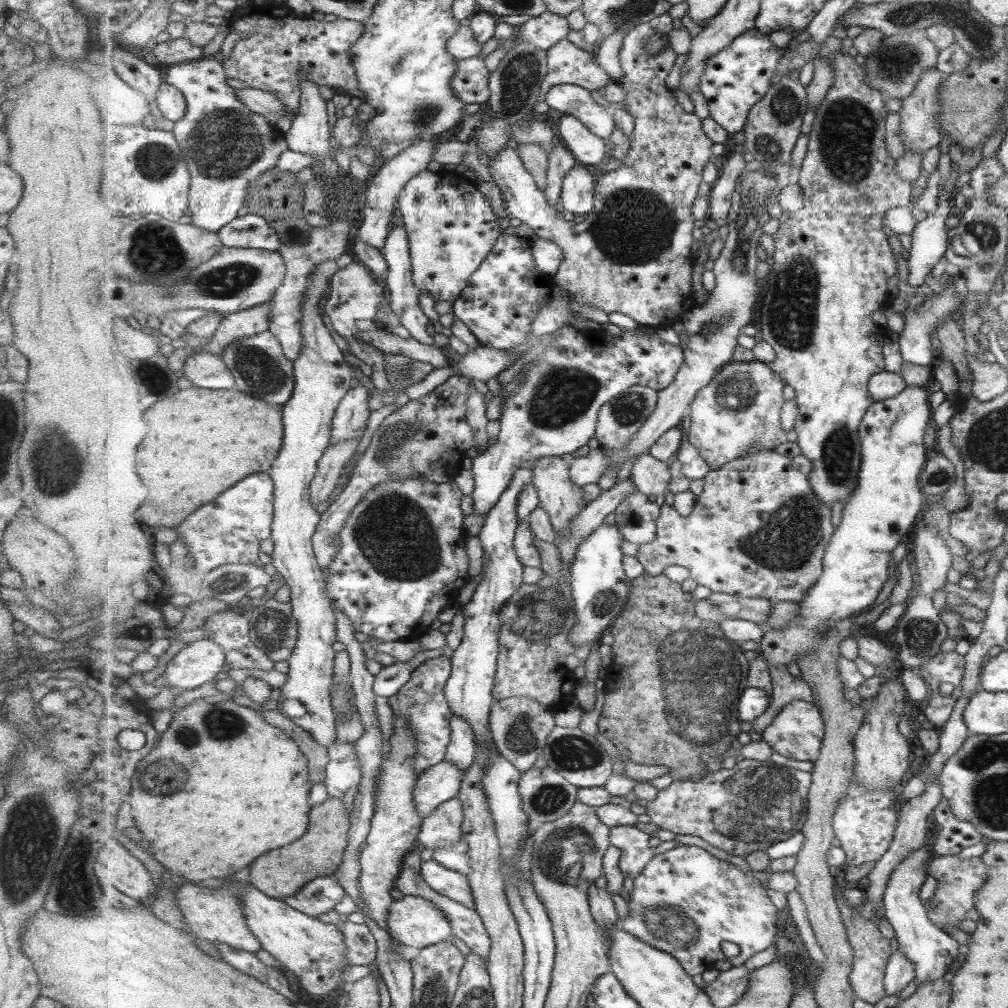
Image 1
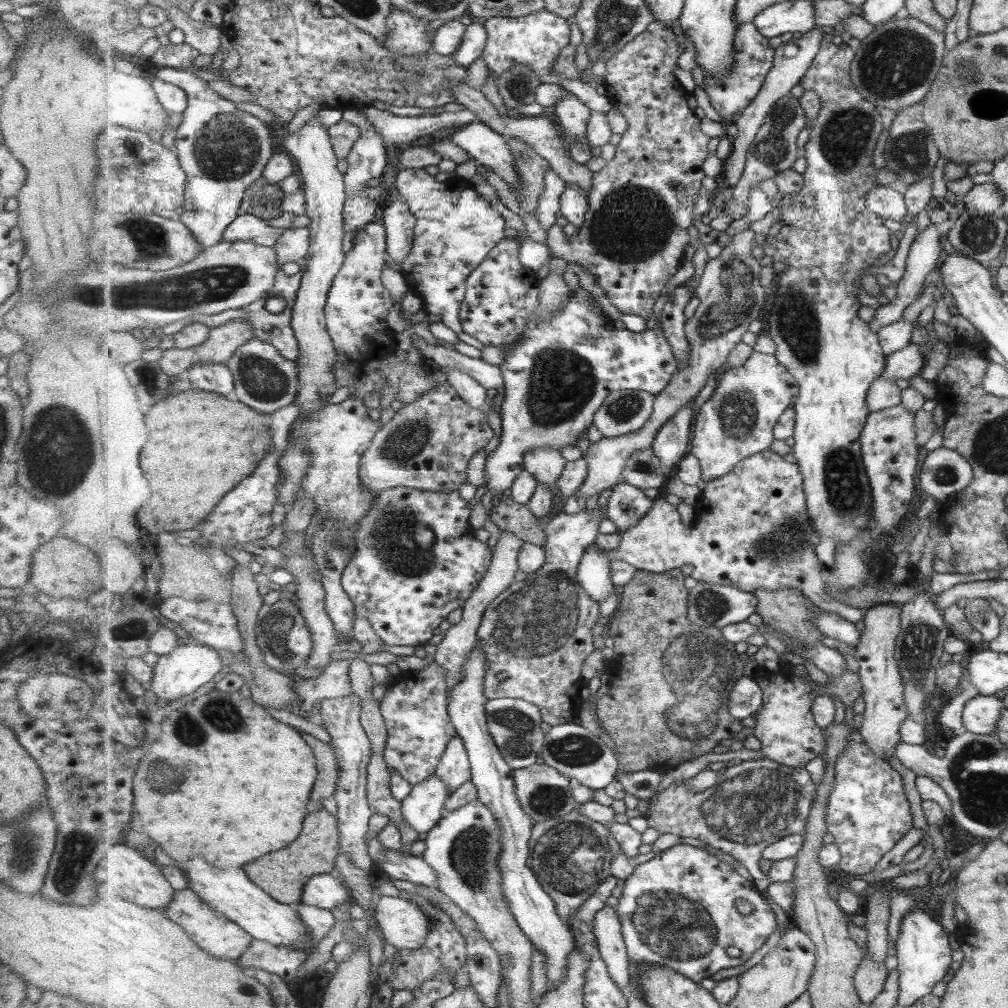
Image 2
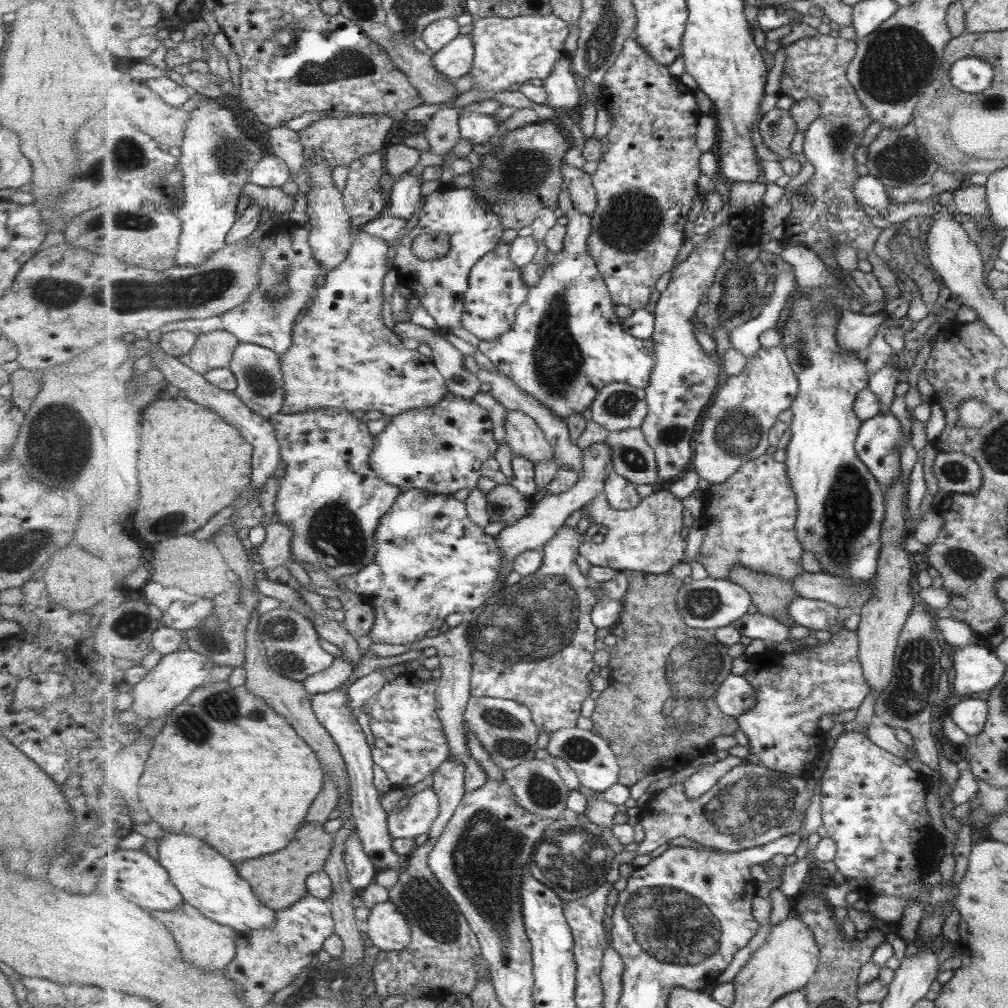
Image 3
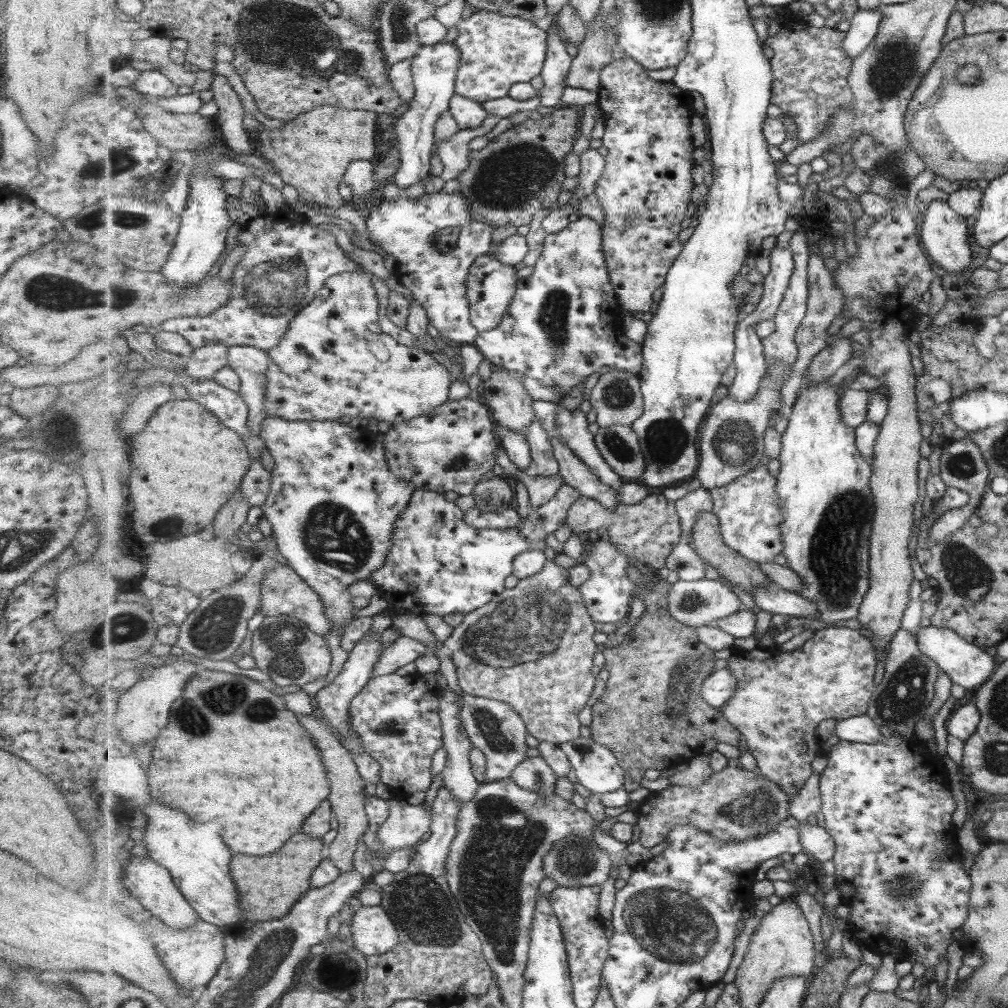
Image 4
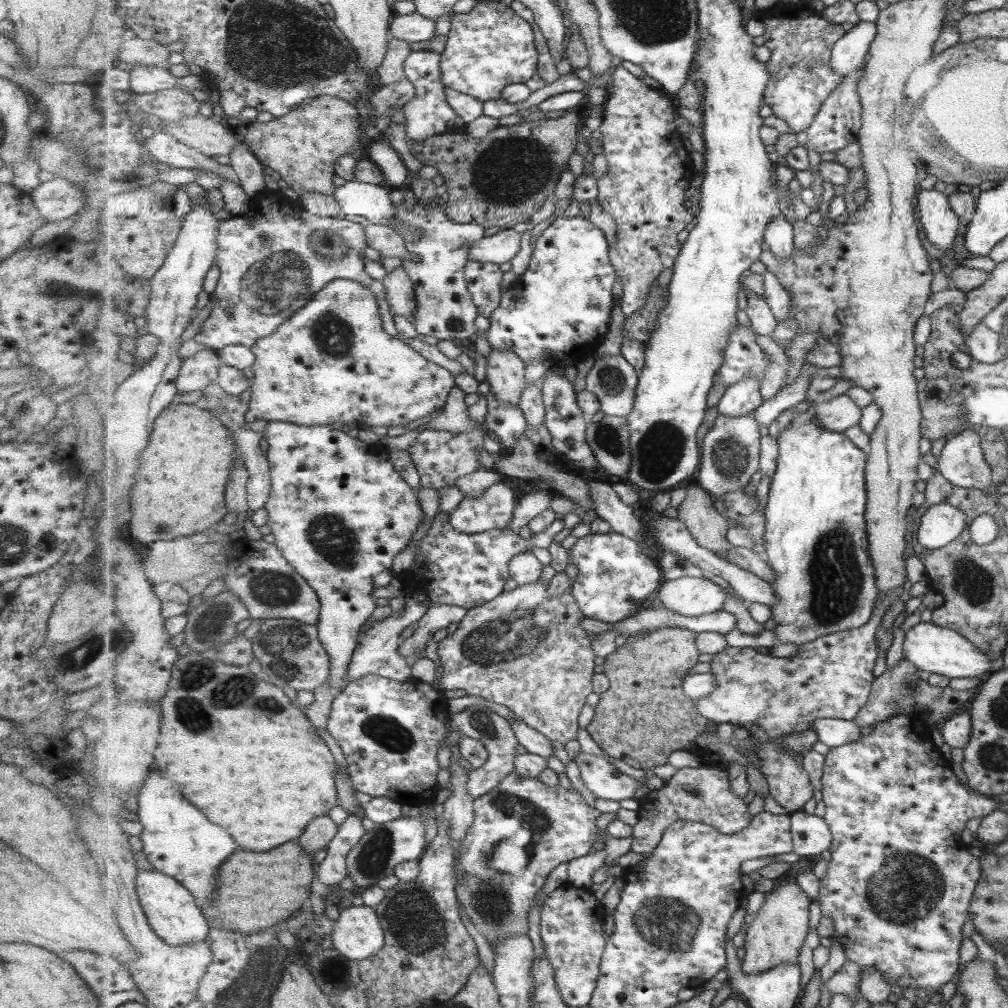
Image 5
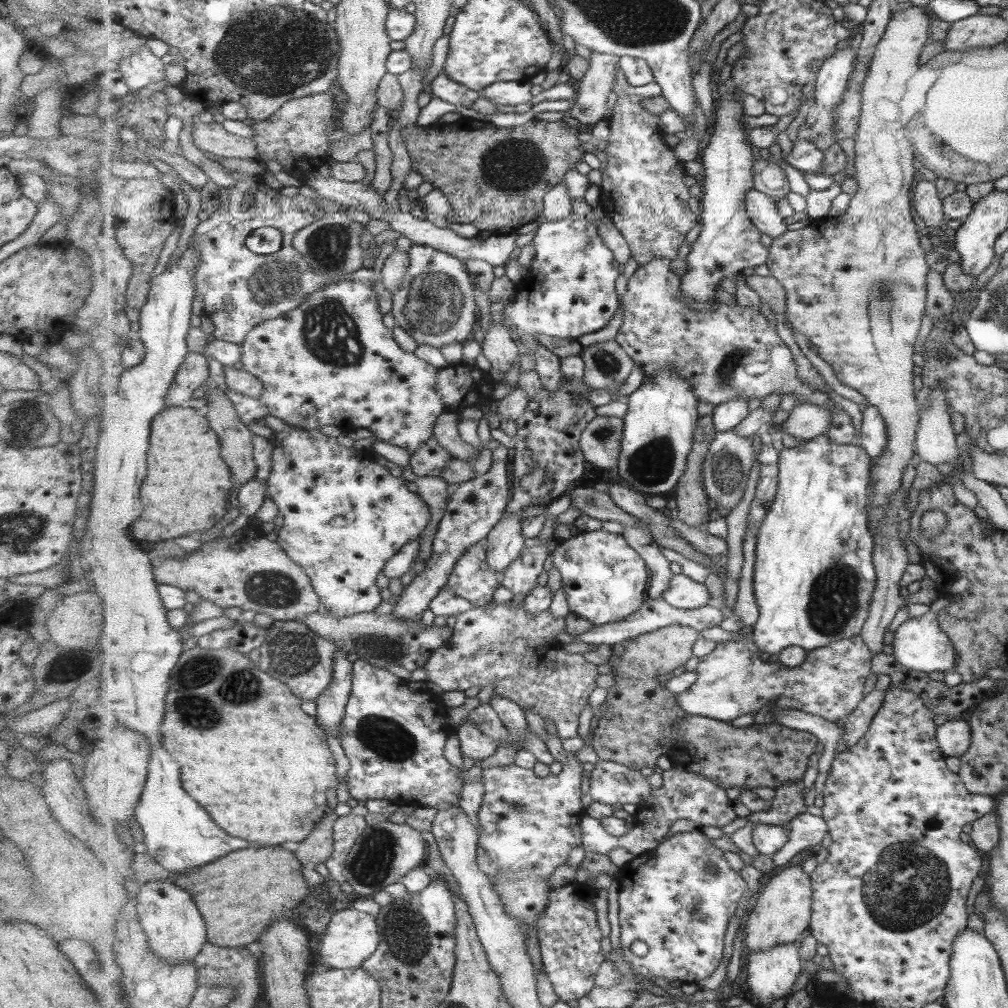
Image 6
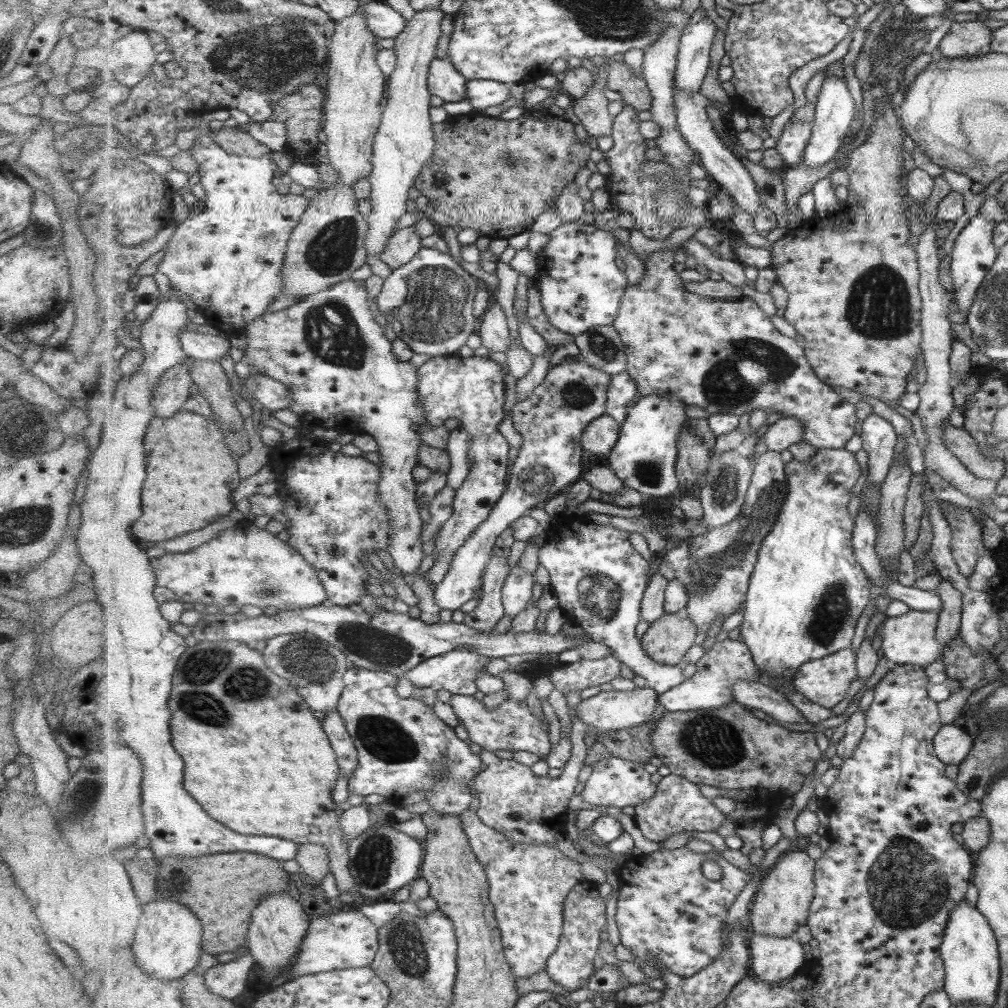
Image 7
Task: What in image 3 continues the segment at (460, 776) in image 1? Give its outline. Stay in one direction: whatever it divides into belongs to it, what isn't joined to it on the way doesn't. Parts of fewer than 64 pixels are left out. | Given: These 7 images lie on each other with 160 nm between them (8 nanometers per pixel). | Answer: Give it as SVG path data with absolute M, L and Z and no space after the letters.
M426 787L406 800L398 809L388 815L388 827L393 839L414 839L421 834L429 834L433 823L440 815L440 798L435 789Z

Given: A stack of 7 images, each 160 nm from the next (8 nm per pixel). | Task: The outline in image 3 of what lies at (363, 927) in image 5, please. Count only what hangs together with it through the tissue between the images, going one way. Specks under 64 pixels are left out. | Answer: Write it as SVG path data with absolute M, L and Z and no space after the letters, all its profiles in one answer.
M391 901L377 904L370 910L364 930L375 946L387 952L405 951L415 941L405 913Z

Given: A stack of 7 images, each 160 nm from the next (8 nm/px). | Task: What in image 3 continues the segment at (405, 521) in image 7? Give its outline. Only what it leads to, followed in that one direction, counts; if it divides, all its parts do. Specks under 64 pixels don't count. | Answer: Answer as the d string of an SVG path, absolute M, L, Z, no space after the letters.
M360 230L356 235L354 246L351 247L349 256L337 267L335 271L332 271L325 278L324 286L319 288L316 293L316 297L311 302L311 305L307 307L308 312L303 311L303 317L299 317L296 327L294 328L294 343L290 351L281 355L283 372L285 375L285 388L287 389L286 401L284 402L282 413L283 414L297 414L305 411L314 411L318 408L344 408L347 410L379 410L383 414L388 416L397 417L402 415L403 412L407 412L413 409L430 407L437 404L441 399L445 398L447 392L450 389L447 386L445 377L439 372L439 369L435 366L432 357L427 358L417 349L409 350L403 346L402 337L389 328L386 323L384 315L384 303L383 298L383 280L385 280L385 274L389 272L391 267L388 266L387 254L389 254L390 244L383 240L383 237L379 237L377 234L373 236L368 232Z

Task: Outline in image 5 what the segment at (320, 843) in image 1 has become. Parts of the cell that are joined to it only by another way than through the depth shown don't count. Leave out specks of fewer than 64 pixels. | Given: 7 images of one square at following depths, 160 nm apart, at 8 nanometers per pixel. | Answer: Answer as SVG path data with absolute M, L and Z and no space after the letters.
M287 842L271 852L235 852L227 864L221 868L221 890L219 898L215 900L213 906L202 906L203 912L207 917L212 929L225 929L237 931L241 934L251 934L263 929L280 925L289 919L289 916L297 914L308 905L311 896L311 884L316 877L315 866L313 866L313 854L305 852L301 844L297 842Z

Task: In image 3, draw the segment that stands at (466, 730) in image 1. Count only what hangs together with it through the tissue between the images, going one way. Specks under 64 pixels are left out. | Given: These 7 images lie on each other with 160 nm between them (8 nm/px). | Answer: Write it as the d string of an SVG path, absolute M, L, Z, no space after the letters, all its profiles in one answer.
M451 759L446 761L434 772L432 787L440 798L440 815L433 823L427 842L413 851L410 865L399 874L397 883L390 888L390 901L405 913L415 941L405 951L381 950L377 964L372 966L375 992L383 1000L390 996L422 996L426 1001L443 1001L449 994L456 992L470 995L482 977L482 968L478 967L477 961L482 954L478 933L429 865L429 856L437 839L441 838L447 823L467 794L465 762Z

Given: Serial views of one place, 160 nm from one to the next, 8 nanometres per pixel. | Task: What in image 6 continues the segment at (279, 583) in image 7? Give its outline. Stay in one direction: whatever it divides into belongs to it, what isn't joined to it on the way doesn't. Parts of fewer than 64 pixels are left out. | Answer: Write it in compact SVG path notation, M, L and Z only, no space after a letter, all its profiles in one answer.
M244 526L230 537L217 536L203 543L195 552L183 554L177 558L153 557L154 573L158 584L178 586L185 592L193 590L201 598L210 600L221 609L236 606L242 611L253 610L258 614L267 614L274 622L299 621L323 607L320 596L315 592L310 576L301 568L278 543L265 537L260 529Z

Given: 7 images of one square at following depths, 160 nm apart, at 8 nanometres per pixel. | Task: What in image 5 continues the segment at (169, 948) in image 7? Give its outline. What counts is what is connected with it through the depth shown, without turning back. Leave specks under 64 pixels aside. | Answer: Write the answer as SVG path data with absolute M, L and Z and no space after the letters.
M141 869L136 883L140 904L150 920L151 926L155 928L155 932L160 937L163 937L163 940L175 946L207 940L212 928L205 913L201 910L202 906L199 906L197 899L186 885L157 869Z

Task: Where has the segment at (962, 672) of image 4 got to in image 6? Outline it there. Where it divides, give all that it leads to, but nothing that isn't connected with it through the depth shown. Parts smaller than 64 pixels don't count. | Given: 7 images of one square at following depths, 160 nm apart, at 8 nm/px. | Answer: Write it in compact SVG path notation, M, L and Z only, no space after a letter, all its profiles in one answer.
M937 597L930 606L928 612L918 618L908 618L894 633L893 656L896 660L918 672L941 672L943 674L954 670L955 656L954 646L951 645L950 638L938 628L938 612L941 612L945 606L945 600Z

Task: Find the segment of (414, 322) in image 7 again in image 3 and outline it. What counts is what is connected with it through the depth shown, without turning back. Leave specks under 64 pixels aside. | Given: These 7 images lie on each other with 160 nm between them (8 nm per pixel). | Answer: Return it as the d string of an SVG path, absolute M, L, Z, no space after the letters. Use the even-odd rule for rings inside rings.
M450 183L441 185L425 197L424 206L418 215L418 225L407 235L403 235L403 228L407 228L407 219L395 219L395 216L387 214L376 222L365 222L361 230L373 236L377 234L383 237L390 246L399 244L394 258L398 284L407 286L419 298L419 304L435 320L437 331L457 335L478 347L482 340L469 332L462 321L466 294L470 290L470 275L479 260L494 251L502 241L506 225L502 223L497 213L479 200L473 188L470 186L458 188ZM440 232L446 232L452 238L450 251L443 258L421 260L413 254L414 240L418 236Z

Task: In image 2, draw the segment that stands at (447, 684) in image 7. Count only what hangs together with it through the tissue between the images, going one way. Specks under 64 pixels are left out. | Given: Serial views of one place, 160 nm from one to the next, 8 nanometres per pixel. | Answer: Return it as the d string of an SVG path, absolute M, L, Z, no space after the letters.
M597 507L594 509L585 509L583 512L578 512L577 514L567 514L567 513L559 513L557 516L553 517L551 520L549 520L545 524L545 532L547 533L547 540L545 543L545 546L543 548L546 550L546 563L543 568L540 568L536 573L528 575L528 579L521 581L519 583L513 582L513 584L505 590L505 592L502 592L490 605L489 608L487 608L487 611L484 613L483 621L481 624L481 627L478 631L478 638L481 641L481 644L483 644L483 647L481 647L481 652L487 656L487 677L486 677L486 688L485 693L486 696L489 697L491 700L494 698L521 698L523 700L526 700L527 702L532 702L535 704L535 706L538 706L541 709L542 717L544 722L548 723L551 726L557 726L560 724L570 723L573 718L578 718L579 712L581 712L581 705L585 701L585 689L587 686L587 681L583 679L583 674L581 674L581 670L583 670L583 662L585 662L585 659L587 656L591 656L593 654L593 651L595 650L595 640L593 640L593 634L591 634L591 630L593 630L594 626L599 623L601 612L599 612L599 602L595 602L586 591L586 588L583 588L582 581L578 579L578 568L579 565L582 562L583 555L586 554L587 550L595 544L595 540L597 540L597 536L599 536L599 530L601 530L601 522L603 522L603 518L605 518L605 514L603 514L603 509Z

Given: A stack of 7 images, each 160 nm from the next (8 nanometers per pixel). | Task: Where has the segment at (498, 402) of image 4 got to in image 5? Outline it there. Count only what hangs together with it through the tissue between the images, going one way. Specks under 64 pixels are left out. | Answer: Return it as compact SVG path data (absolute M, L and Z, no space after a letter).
M492 348L487 362L485 380L490 384L490 392L499 402L519 406L523 392L531 385L522 357L512 350Z

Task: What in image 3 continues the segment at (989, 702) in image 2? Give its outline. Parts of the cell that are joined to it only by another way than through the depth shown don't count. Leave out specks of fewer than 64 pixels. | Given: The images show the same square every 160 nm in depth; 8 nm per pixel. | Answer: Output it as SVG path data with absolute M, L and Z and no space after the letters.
M969 698L959 701L950 711L949 716L963 732L972 739L982 732L989 705L984 700Z

